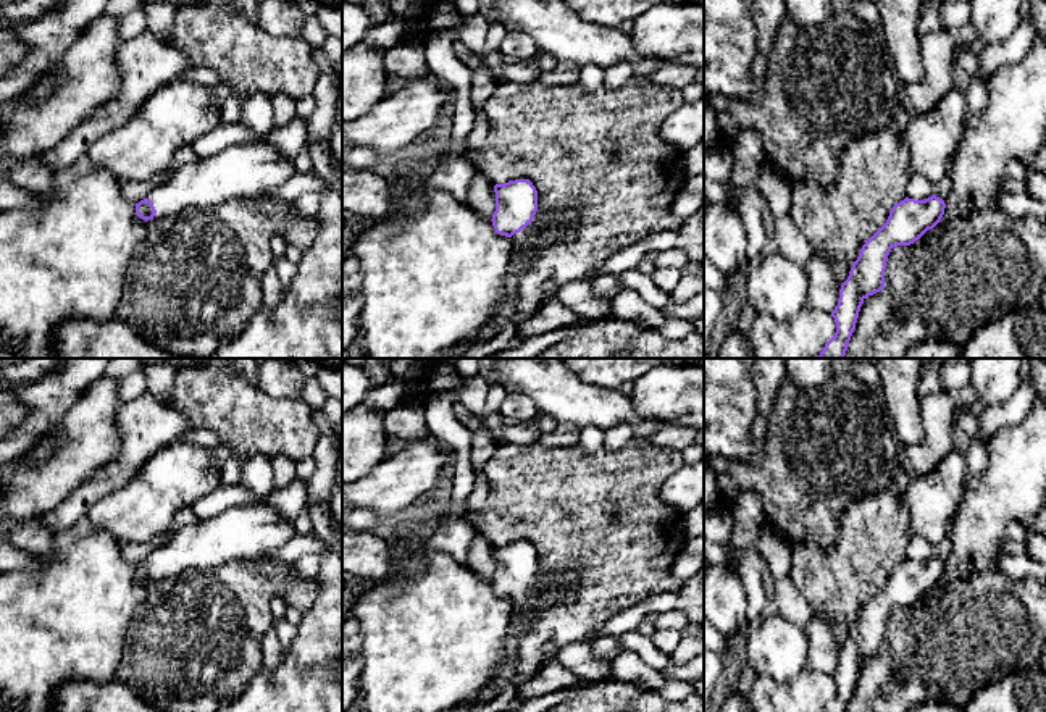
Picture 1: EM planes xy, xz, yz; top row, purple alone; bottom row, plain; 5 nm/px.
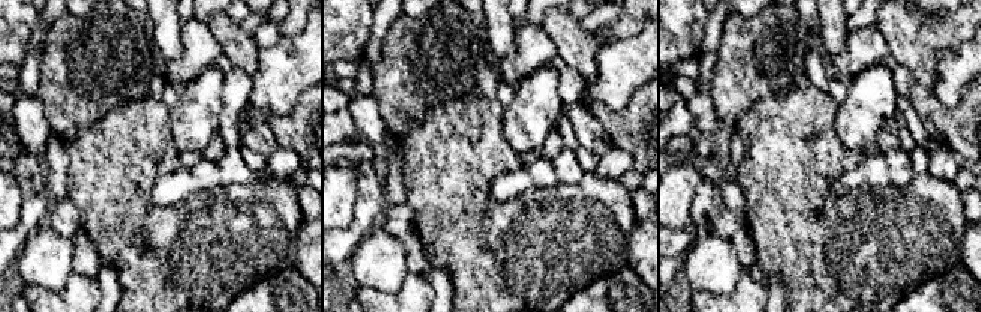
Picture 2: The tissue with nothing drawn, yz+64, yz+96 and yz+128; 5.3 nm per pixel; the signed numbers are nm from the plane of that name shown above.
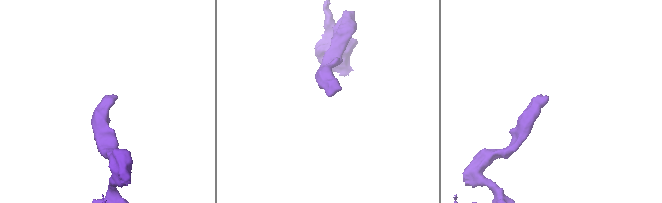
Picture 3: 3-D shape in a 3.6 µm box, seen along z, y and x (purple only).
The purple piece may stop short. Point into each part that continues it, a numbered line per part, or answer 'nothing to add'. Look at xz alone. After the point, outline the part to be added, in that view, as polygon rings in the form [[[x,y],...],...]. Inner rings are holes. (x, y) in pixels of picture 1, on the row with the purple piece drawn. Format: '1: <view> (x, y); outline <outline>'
1: xz (527, 242); outline [[[531,221],[520,232],[513,234],[510,237],[515,247],[513,257],[518,258],[528,255],[529,263],[533,263],[541,253],[539,237],[541,237],[541,224],[538,221]]]

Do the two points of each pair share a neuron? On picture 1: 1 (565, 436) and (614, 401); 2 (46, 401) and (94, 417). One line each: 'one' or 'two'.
1: two
2: two

